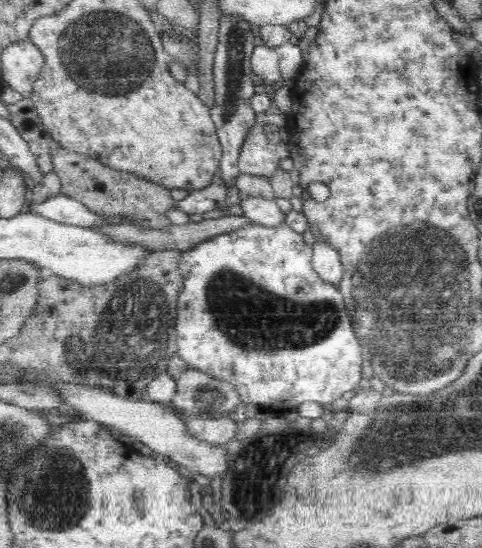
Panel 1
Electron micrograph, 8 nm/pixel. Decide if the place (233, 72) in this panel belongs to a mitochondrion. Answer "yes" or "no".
yes

